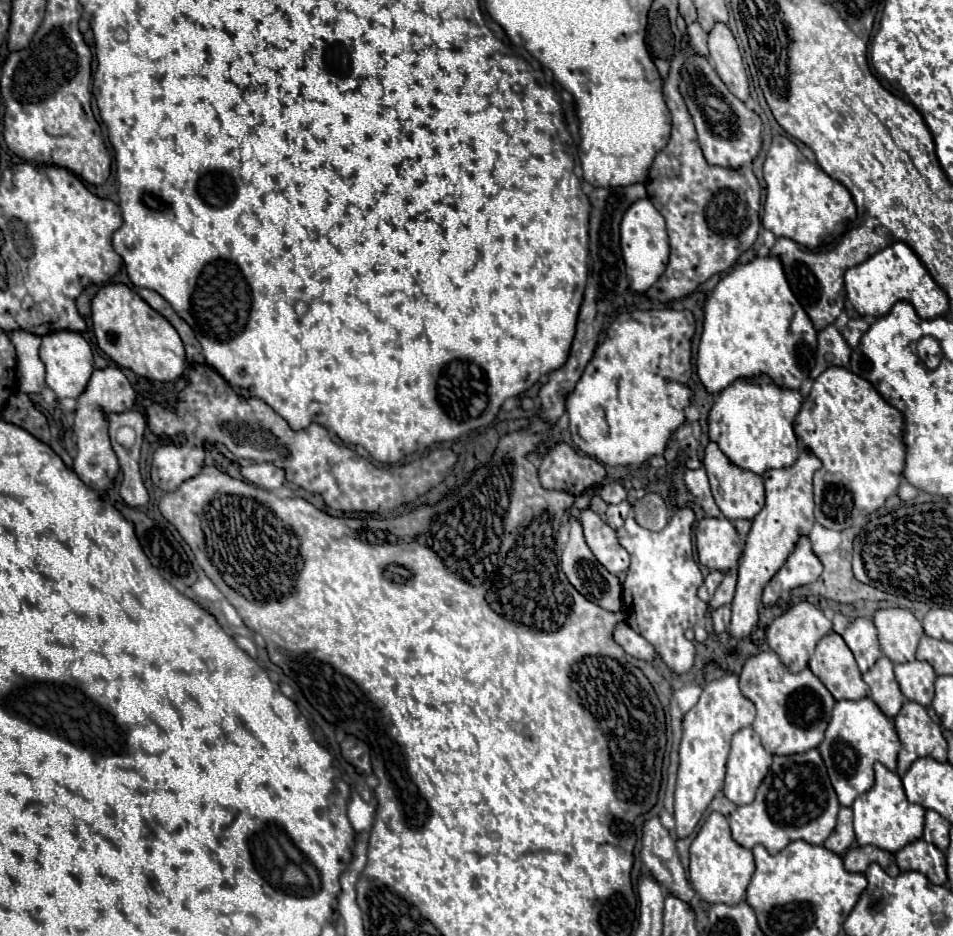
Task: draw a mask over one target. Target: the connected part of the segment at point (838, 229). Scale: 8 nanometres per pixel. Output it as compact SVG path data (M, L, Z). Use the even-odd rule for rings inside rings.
M774 135L764 161L766 203L762 225L776 237L788 237L808 249L832 243L856 219L856 207L850 191L826 175L816 163L810 163L800 149L784 135Z

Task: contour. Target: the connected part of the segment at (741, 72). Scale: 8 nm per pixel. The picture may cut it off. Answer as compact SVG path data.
M716 23L716 27L708 35L708 47L710 47L710 59L720 75L720 79L730 87L730 91L746 101L750 97L748 89L748 77L742 63L742 55L738 49L738 43L732 35L732 31L724 23Z

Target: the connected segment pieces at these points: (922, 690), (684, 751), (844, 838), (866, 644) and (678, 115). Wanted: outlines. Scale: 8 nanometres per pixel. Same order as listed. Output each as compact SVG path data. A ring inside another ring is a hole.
M926 661L900 663L900 665L894 665L894 675L908 701L920 703L924 707L932 703L936 673L930 663Z
M706 665L706 683L696 707L686 713L682 725L684 735L680 743L680 767L676 781L676 837L688 837L700 823L706 807L718 791L724 787L726 759L730 753L730 739L742 727L750 727L756 715L754 703L750 703L738 689L738 677L730 671Z
M842 807L838 813L838 823L834 833L824 841L824 847L830 849L836 855L844 855L852 843L856 841L854 837L854 827L852 827L852 809L850 807Z
M870 619L852 621L842 637L852 649L862 673L866 673L882 657L878 637L876 637L876 627Z
M698 23L688 25L686 35L688 41L682 41L678 55L672 61L670 75L664 83L664 99L672 113L672 135L668 145L656 155L646 181L648 197L666 219L670 237L668 267L654 287L648 289L648 297L658 301L686 297L714 273L728 271L736 259L752 247L760 227L760 185L752 173L752 165L744 165L738 171L712 167L706 163L696 141L694 123L686 111L678 83L682 79L682 65L686 57L698 53L708 57L708 47L706 33L702 27L698 27Z

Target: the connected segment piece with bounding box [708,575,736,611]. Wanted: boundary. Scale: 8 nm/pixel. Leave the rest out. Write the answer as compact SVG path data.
M726 575L724 581L720 583L718 591L714 593L714 599L708 603L710 609L714 611L720 605L728 605L732 601L732 597L734 597L734 587L736 587L736 575Z

